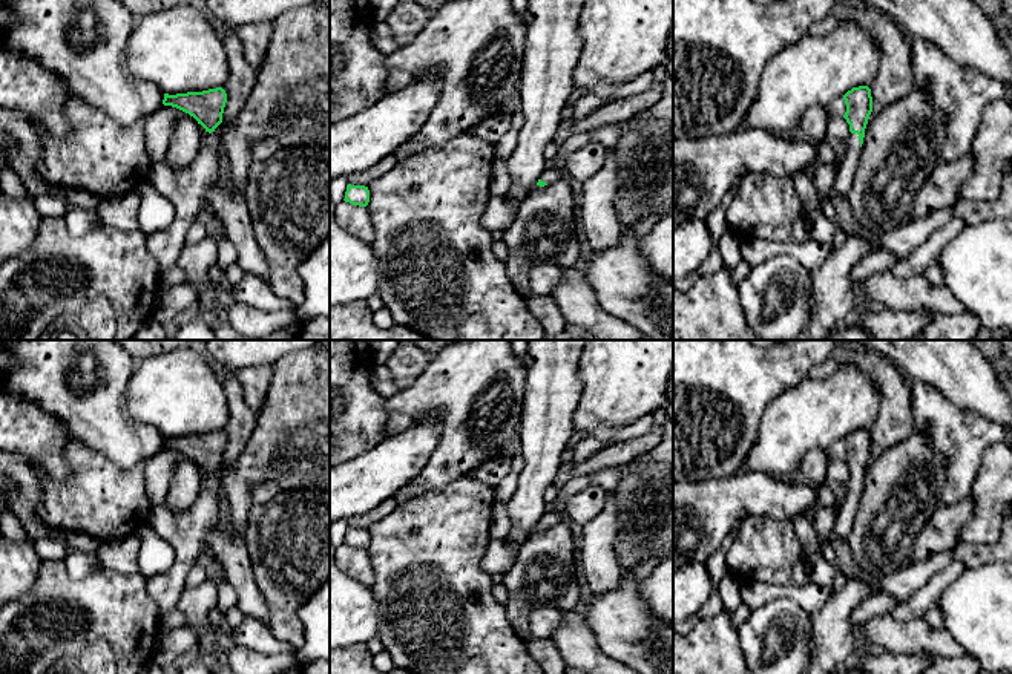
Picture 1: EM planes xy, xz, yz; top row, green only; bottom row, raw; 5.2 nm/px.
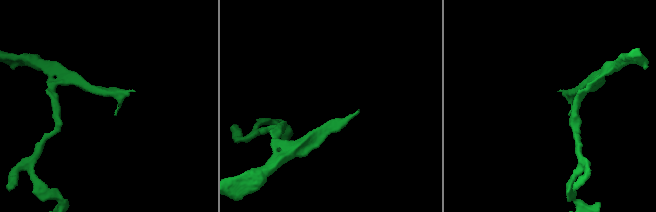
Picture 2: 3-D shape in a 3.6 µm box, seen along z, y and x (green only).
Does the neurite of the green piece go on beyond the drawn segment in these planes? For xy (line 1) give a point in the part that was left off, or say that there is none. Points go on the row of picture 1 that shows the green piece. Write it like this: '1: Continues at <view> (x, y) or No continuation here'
1: No continuation here

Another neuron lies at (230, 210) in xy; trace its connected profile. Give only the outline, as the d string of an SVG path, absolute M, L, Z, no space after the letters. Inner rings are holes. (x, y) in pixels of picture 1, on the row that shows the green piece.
M216 181L202 199L202 208L210 208L218 225L238 251L239 267L265 282L270 280L270 270L262 250L253 234L253 224L247 210L245 198L230 188L222 188Z

